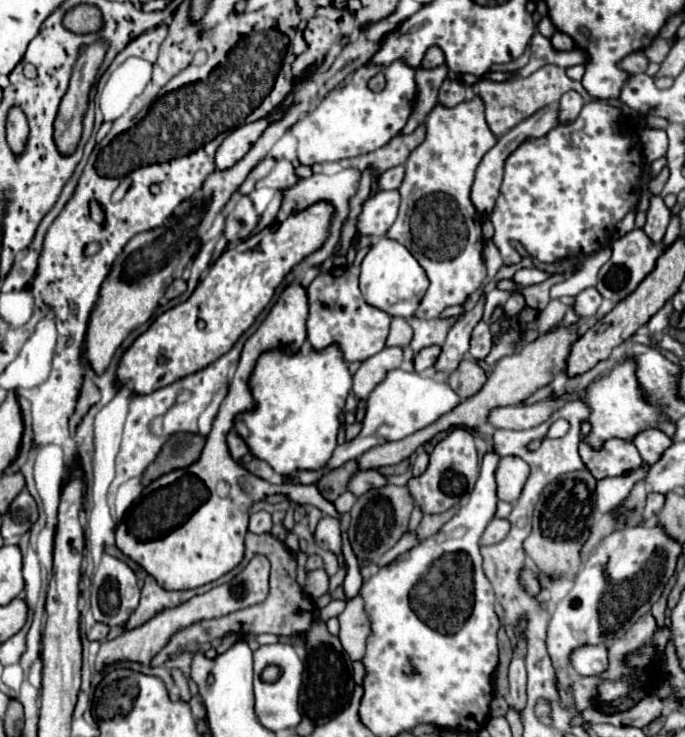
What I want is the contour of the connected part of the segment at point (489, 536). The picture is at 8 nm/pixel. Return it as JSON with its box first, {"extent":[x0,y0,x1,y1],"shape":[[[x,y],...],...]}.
{"extent":[481,518,509,546],"shape":[[[493,518],[481,536],[481,544],[483,546],[497,544],[507,536],[507,532],[509,532],[509,522],[501,520],[501,518]]]}

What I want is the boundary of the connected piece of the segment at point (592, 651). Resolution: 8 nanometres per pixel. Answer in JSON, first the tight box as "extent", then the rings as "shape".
{"extent":[571,644,607,676],"shape":[[[585,644],[571,652],[571,666],[581,676],[597,676],[607,670],[607,648],[603,644]]]}

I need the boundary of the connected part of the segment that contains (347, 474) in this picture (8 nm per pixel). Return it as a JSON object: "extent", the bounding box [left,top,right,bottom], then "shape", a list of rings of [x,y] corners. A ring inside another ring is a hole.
{"extent":[317,460,359,502],"shape":[[[349,460],[349,462],[343,464],[341,468],[331,470],[329,474],[325,474],[325,476],[317,482],[317,488],[319,488],[319,492],[323,494],[323,498],[327,498],[327,500],[333,502],[339,494],[343,494],[343,492],[345,492],[345,484],[347,484],[349,478],[357,472],[357,468],[359,468],[357,460]]]}

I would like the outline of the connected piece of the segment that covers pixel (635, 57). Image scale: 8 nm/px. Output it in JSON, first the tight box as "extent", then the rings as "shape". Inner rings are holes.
{"extent":[619,50,649,74],"shape":[[[639,50],[639,52],[633,52],[633,54],[625,56],[625,58],[619,62],[619,68],[625,70],[625,72],[629,72],[629,74],[635,74],[635,72],[645,72],[647,64],[649,64],[647,56]]]}

